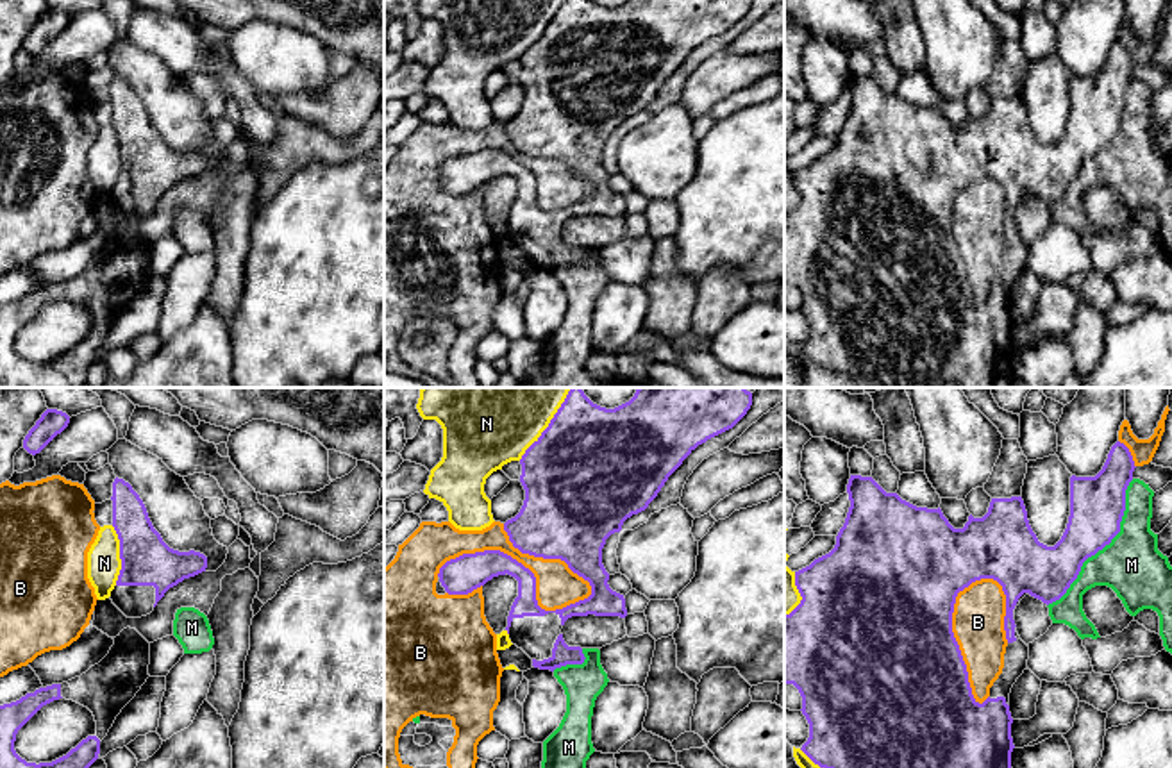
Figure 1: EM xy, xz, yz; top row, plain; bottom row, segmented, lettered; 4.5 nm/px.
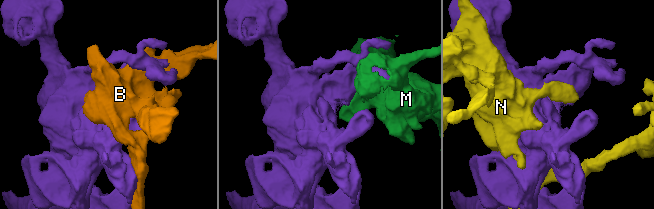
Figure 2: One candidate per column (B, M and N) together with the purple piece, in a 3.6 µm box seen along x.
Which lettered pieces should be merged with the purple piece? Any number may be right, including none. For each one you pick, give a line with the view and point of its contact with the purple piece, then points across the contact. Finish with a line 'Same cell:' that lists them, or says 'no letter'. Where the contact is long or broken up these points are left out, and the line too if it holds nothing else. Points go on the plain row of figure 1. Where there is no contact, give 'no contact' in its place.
Same cell: no letter

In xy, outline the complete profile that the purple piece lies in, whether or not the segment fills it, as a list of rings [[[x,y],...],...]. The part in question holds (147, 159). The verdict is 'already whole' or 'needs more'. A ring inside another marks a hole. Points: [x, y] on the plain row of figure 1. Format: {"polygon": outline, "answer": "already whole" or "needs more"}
{"polygon": [[[114,79],[111,100],[121,170],[109,198],[127,218],[141,218],[170,188],[205,171],[207,157],[170,148],[154,129],[139,95],[123,79]]], "answer": "needs more"}

